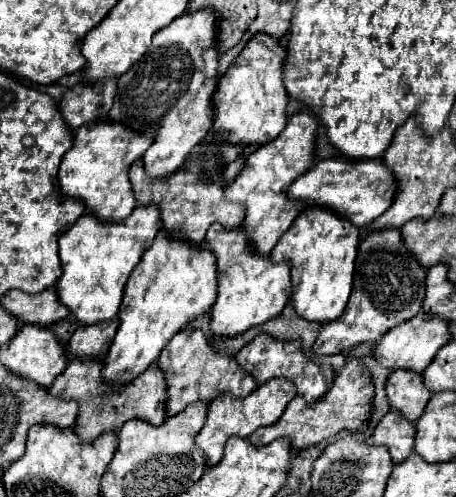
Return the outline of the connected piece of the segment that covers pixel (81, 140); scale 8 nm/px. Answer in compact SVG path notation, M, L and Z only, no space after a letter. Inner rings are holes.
M111 121L87 123L87 127L79 127L79 131L75 131L73 147L63 155L61 167L59 167L59 185L63 195L85 201L87 211L95 213L97 217L105 221L121 221L129 217L137 203L135 203L135 193L131 191L131 181L127 179L127 171L131 163L147 151L147 147L151 145L151 139L153 135L139 135L137 131L131 131L129 127L123 127L121 123L111 123Z

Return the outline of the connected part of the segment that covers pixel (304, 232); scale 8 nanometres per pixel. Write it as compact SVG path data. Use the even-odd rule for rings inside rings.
M305 207L269 255L273 261L291 263L291 303L295 305L297 313L307 321L325 323L339 319L351 295L353 267L361 229L339 217L343 215L331 215L331 211L319 211L319 207Z

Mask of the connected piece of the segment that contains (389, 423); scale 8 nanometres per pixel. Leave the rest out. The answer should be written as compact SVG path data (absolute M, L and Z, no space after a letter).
M391 409L375 427L371 441L375 445L389 447L395 463L407 459L415 447L415 423L403 419L401 411Z

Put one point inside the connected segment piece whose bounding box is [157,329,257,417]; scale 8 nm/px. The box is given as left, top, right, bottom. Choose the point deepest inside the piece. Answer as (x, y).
(194, 370)

